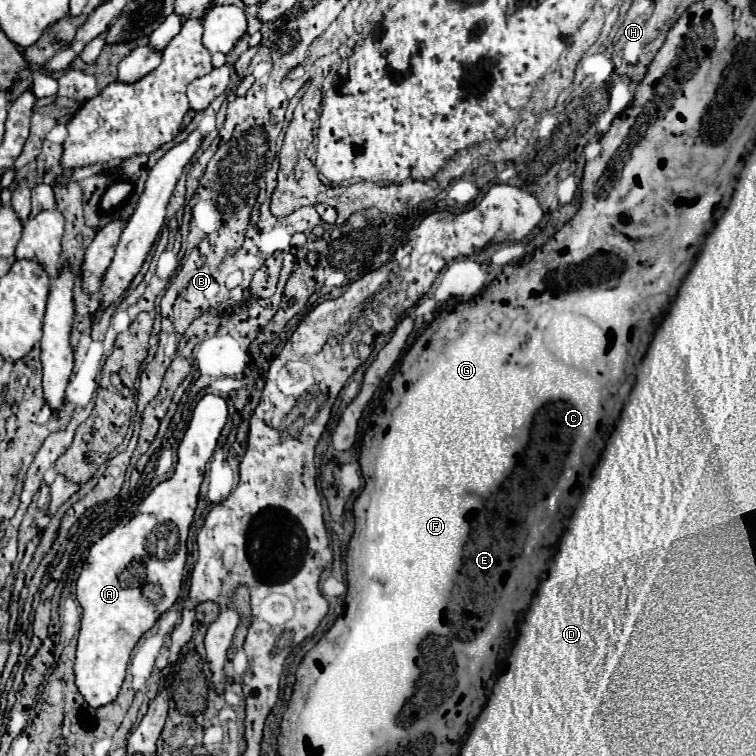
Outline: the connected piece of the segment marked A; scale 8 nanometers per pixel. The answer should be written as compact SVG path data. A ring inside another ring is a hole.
M206 394L196 404L190 426L178 446L174 476L160 482L142 500L130 522L116 524L90 548L76 582L76 596L82 606L82 628L74 672L76 686L92 708L116 698L132 648L180 594L186 566L186 538L194 518L198 490L226 418L226 400L216 394Z

